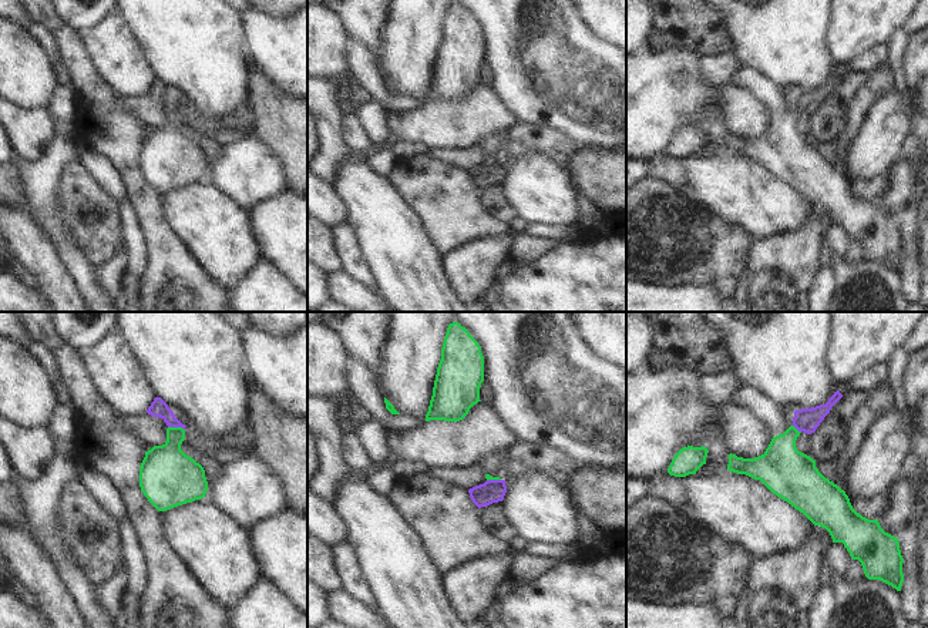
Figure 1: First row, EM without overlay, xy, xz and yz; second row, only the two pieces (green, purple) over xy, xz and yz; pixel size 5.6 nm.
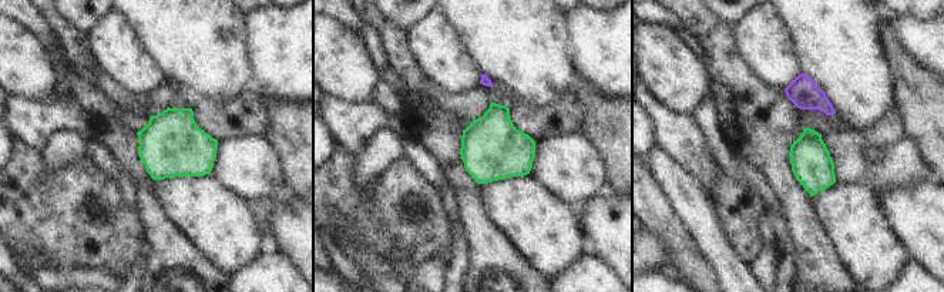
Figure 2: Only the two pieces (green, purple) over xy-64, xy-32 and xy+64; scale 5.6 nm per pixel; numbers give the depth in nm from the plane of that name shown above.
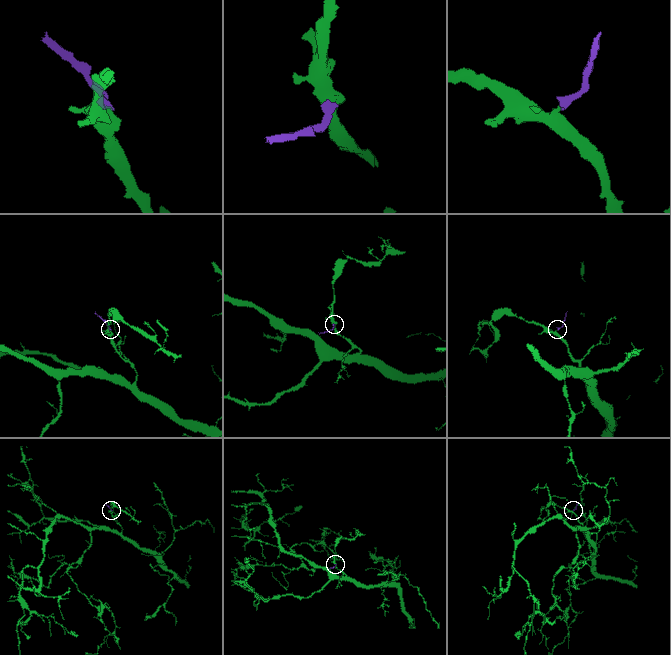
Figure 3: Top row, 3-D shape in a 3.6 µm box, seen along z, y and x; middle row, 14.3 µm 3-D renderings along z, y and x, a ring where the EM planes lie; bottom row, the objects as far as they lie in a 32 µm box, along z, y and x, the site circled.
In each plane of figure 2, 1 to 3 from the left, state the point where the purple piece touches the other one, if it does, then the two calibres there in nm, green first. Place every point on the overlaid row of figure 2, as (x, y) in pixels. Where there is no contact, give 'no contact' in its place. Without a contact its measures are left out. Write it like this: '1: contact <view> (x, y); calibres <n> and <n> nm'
1: no contact
2: no contact
3: no contact

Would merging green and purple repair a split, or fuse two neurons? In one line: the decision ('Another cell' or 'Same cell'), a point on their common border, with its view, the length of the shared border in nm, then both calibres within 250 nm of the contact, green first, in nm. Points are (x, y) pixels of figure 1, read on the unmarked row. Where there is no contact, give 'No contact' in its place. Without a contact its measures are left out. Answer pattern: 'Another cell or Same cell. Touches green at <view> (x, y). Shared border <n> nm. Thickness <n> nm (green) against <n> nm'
Another cell. Touches green at xy (177, 108). Shared border 100 nm. Thickness 280 nm (green) against 100 nm

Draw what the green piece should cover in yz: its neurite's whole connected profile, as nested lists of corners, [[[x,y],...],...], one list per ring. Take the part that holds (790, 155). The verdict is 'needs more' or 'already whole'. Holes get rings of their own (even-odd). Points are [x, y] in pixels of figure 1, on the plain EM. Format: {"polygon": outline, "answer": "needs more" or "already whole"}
{"polygon": [[[790,107],[754,140],[730,134],[727,151],[760,161],[814,206],[826,209],[833,224],[843,224],[851,239],[861,244],[868,261],[880,261],[901,272],[904,239],[898,219],[885,214],[878,201],[858,195],[845,172],[818,152],[816,141],[797,131],[800,114]]], "answer": "already whole"}

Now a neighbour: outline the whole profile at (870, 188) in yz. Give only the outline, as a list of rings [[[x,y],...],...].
[[[888,172],[875,175],[872,178],[850,181],[853,189],[868,201],[878,201],[878,198],[887,191],[888,182]]]

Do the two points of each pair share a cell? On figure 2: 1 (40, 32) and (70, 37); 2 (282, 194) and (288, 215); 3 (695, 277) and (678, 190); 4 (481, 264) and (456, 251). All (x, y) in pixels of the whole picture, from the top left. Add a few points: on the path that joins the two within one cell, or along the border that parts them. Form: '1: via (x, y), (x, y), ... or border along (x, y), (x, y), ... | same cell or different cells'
1: border along (40, 14), (56, 36) | different cells
2: border along (292, 193), (275, 207), (269, 218), (272, 234) | different cells
3: border along (667, 198), (704, 255) | different cells
4: border along (460, 224), (469, 258), (463, 277) | different cells

